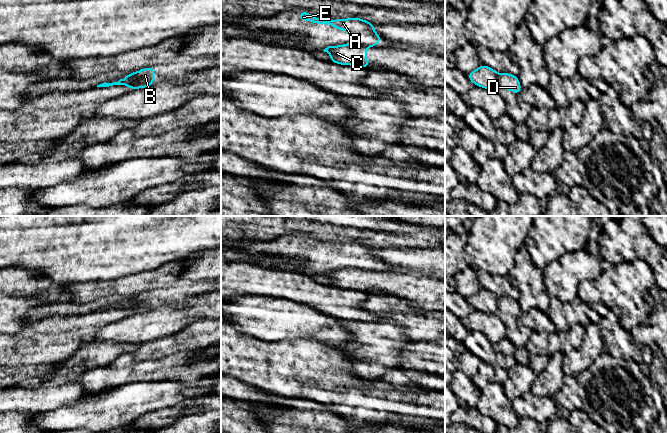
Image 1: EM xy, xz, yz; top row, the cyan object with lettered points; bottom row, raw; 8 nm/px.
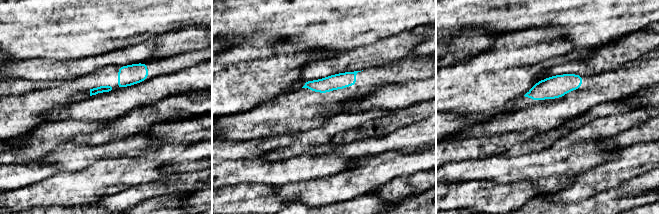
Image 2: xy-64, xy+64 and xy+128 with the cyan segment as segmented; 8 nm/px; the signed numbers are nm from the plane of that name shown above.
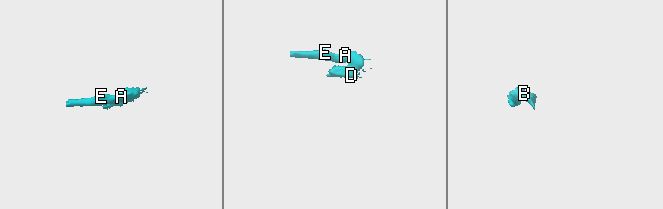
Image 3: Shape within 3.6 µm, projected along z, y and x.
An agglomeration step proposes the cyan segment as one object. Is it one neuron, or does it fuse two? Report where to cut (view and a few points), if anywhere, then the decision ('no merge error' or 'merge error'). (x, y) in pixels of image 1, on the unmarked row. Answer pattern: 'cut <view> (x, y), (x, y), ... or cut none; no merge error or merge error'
cut xy (131, 298), (134, 302), (127, 309); merge error

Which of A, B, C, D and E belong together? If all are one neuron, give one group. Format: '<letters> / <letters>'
A B E / C D

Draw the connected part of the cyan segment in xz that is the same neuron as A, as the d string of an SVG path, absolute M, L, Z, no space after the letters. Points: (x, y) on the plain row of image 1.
M300 235L300 246L309 245L317 248L332 249L338 254L348 255L351 258L351 268L374 271L380 268L381 260L374 253L374 248L358 241L348 243L323 244L306 235Z

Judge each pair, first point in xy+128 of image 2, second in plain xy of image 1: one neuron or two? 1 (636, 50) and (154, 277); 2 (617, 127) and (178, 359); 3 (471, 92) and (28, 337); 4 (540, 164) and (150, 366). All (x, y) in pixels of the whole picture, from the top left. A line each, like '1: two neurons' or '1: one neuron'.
1: one neuron
2: two neurons
3: two neurons
4: two neurons

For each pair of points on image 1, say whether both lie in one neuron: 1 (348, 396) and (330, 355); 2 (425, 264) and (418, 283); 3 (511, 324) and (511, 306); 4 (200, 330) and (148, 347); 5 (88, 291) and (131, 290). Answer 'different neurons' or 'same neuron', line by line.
1: same neuron
2: different neurons
3: same neuron
4: same neuron
5: same neuron

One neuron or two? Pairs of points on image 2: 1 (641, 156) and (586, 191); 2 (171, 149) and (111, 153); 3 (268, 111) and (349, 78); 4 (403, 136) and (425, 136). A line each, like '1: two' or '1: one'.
1: one
2: one
3: one
4: one

